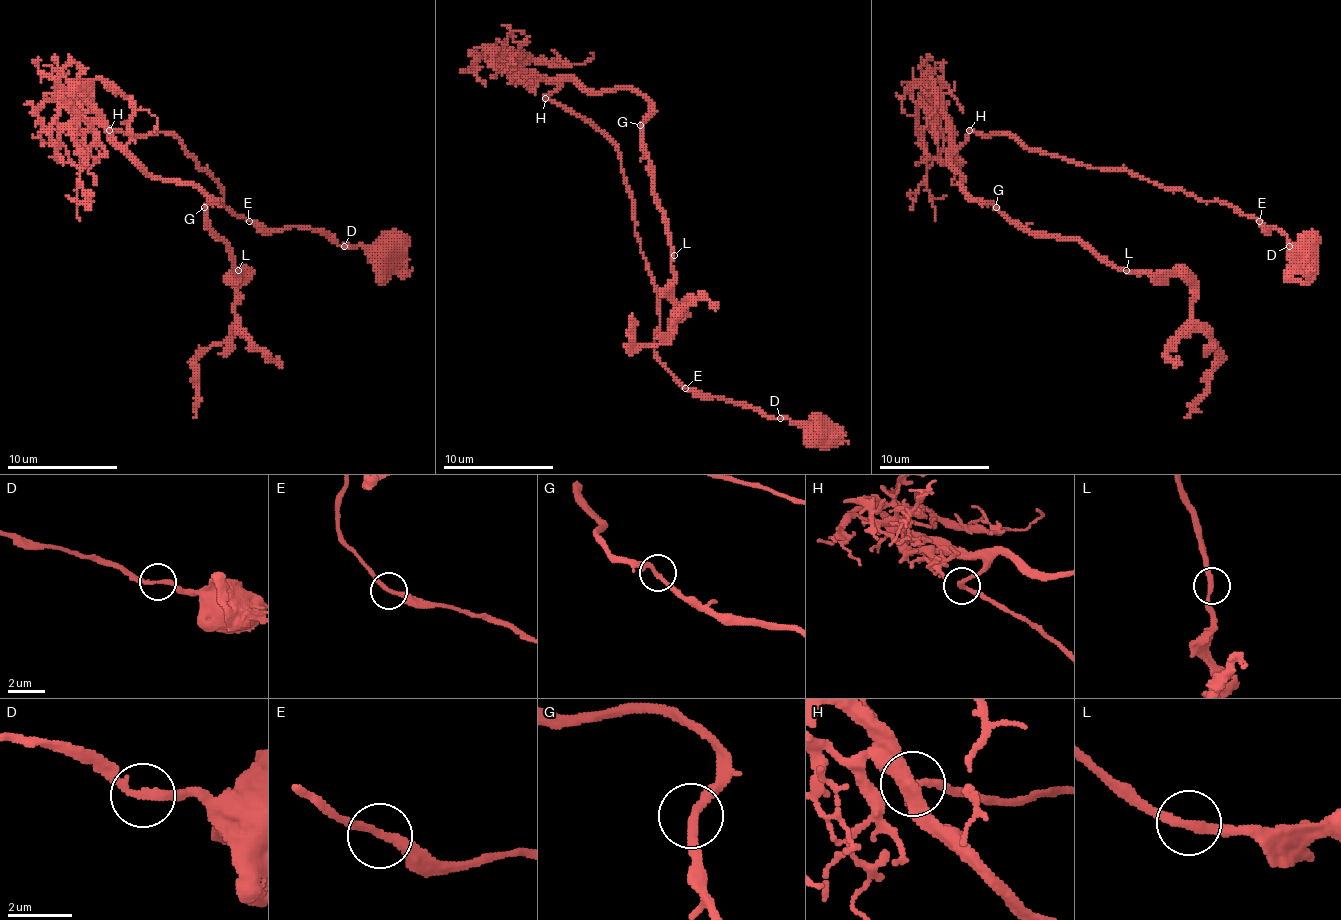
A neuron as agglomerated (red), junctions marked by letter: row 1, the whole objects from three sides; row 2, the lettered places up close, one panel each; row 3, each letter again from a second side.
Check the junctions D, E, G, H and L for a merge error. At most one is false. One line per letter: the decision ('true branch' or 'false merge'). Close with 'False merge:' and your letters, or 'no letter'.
D: true branch
E: true branch
G: true branch
H: true branch
L: true branch
False merge: no letter

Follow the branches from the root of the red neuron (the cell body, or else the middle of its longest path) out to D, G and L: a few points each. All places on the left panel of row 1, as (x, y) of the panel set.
D: (113, 129), (174, 135), (218, 182), (224, 193), (218, 201), (238, 215), (268, 229), (324, 229), (343, 246)
G: (113, 129), (110, 137), (149, 173), (199, 185), (213, 198), (204, 207)
L: (113, 129), (110, 137), (149, 173), (193, 182), (213, 198), (207, 207), (207, 223), (227, 246), (238, 270)

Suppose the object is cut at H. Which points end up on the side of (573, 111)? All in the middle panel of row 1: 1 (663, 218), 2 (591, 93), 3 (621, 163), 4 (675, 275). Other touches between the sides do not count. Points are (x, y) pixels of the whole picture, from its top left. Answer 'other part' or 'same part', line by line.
1: other part
2: other part
3: same part
4: other part

